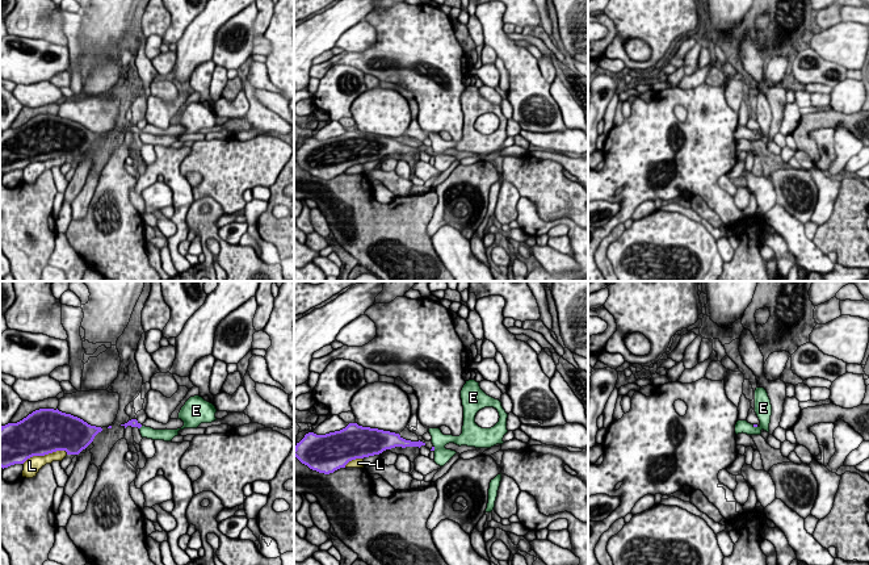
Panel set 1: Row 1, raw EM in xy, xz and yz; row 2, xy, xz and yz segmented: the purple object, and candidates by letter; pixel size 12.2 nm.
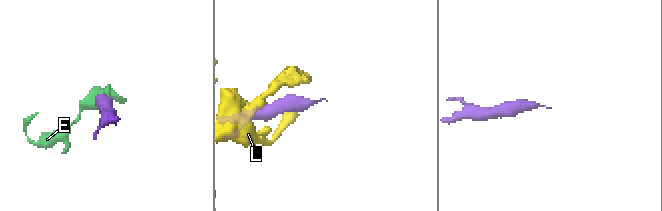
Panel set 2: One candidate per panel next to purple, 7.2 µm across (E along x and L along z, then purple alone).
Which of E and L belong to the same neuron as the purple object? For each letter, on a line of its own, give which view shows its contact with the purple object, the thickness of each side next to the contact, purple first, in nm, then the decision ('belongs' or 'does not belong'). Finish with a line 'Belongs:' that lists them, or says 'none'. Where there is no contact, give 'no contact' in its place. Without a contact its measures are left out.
E: contact in yz; calibres 30 and 220 nm; does not belong
L: contact in xy; calibres 550 and 200 nm; does not belong
Belongs: none

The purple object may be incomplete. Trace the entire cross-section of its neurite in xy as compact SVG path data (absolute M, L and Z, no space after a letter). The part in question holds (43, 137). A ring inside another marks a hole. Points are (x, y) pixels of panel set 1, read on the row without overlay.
M58 114L35 116L17 129L0 133L0 172L24 170L33 162L56 156L79 160L101 137Z

